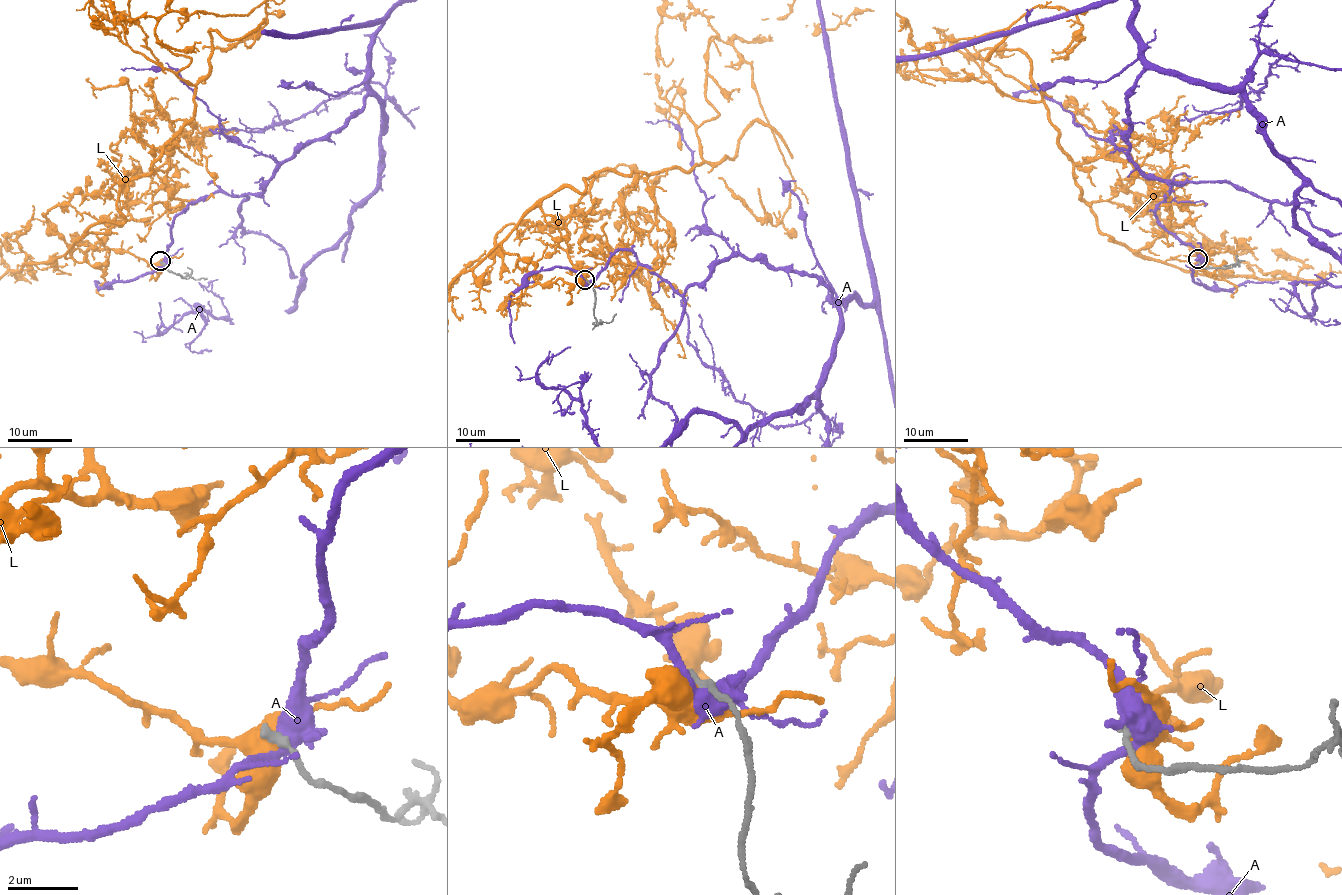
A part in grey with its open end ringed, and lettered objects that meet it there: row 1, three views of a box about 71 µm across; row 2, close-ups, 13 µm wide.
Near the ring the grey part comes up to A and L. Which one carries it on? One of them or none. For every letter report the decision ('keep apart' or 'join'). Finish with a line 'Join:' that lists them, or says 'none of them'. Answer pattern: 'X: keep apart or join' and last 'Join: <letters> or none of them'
A: keep apart
L: keep apart
Join: none of them

